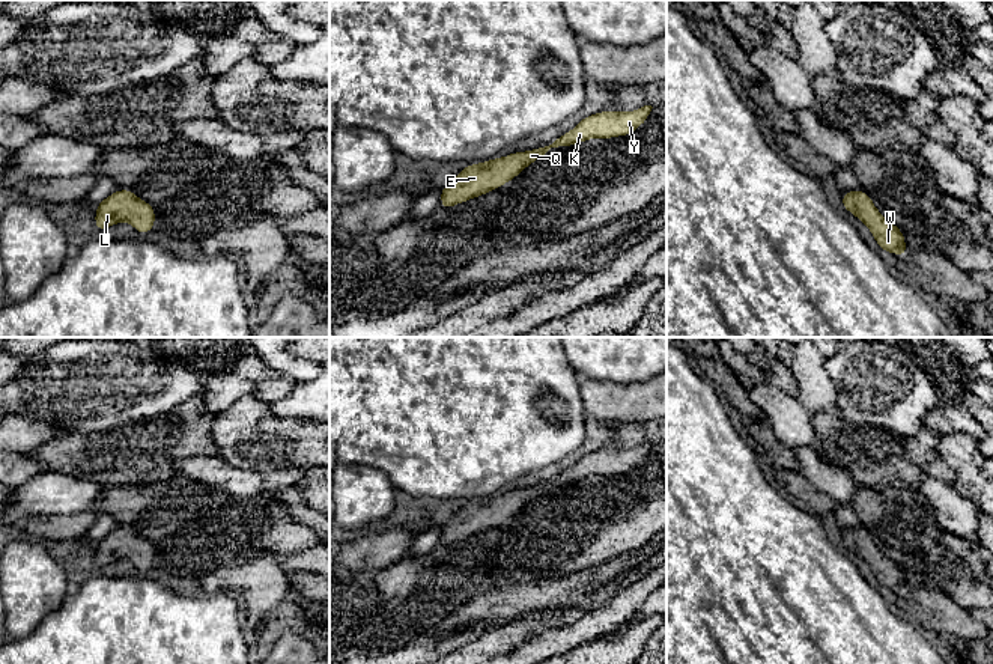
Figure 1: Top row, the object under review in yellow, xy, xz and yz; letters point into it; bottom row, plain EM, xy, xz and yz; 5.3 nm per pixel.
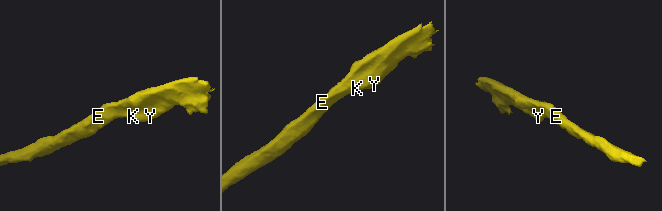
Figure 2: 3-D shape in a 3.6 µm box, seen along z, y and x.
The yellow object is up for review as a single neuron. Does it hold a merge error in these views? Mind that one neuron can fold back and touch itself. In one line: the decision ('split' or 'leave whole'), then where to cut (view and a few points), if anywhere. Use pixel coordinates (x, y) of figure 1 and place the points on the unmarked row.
leave whole; no cut

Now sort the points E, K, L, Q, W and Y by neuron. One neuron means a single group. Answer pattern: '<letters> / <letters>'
E K L Q W Y

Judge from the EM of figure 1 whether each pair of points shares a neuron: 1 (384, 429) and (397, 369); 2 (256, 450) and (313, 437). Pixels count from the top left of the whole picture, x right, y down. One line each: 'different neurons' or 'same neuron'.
1: same neuron
2: same neuron

